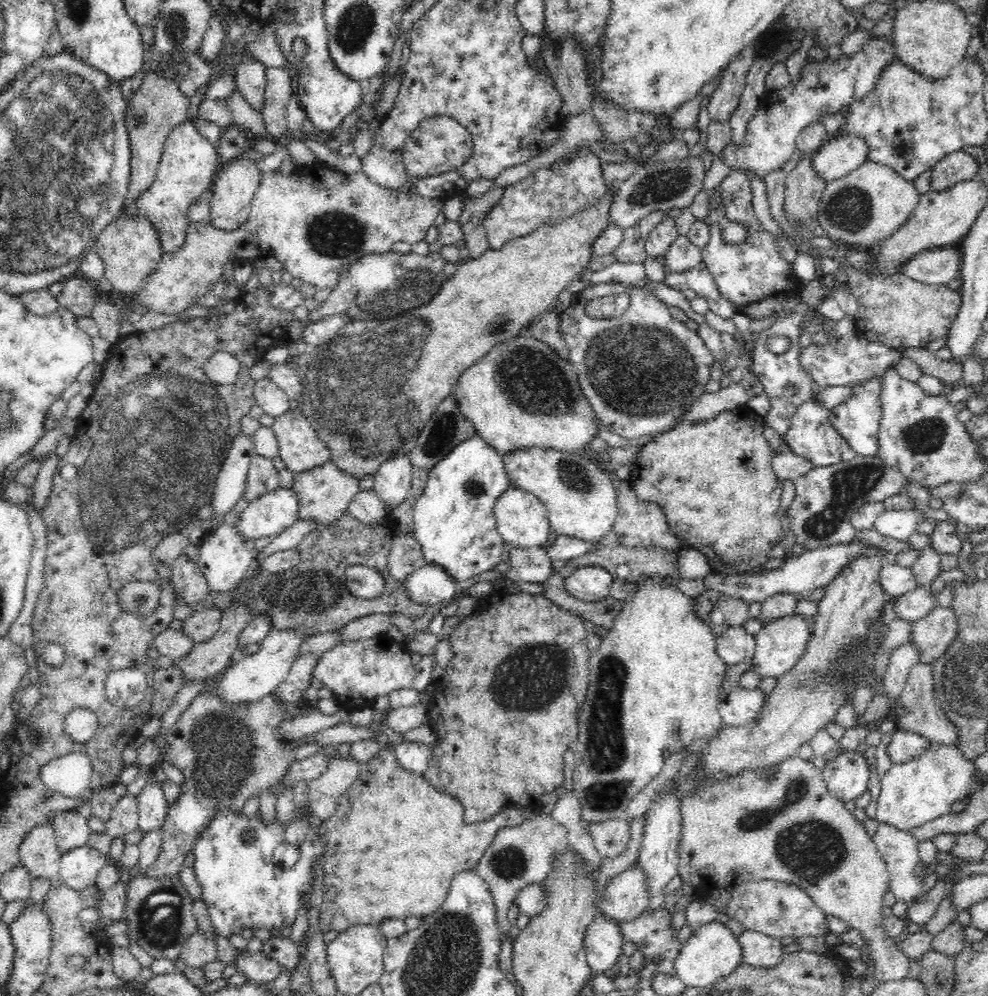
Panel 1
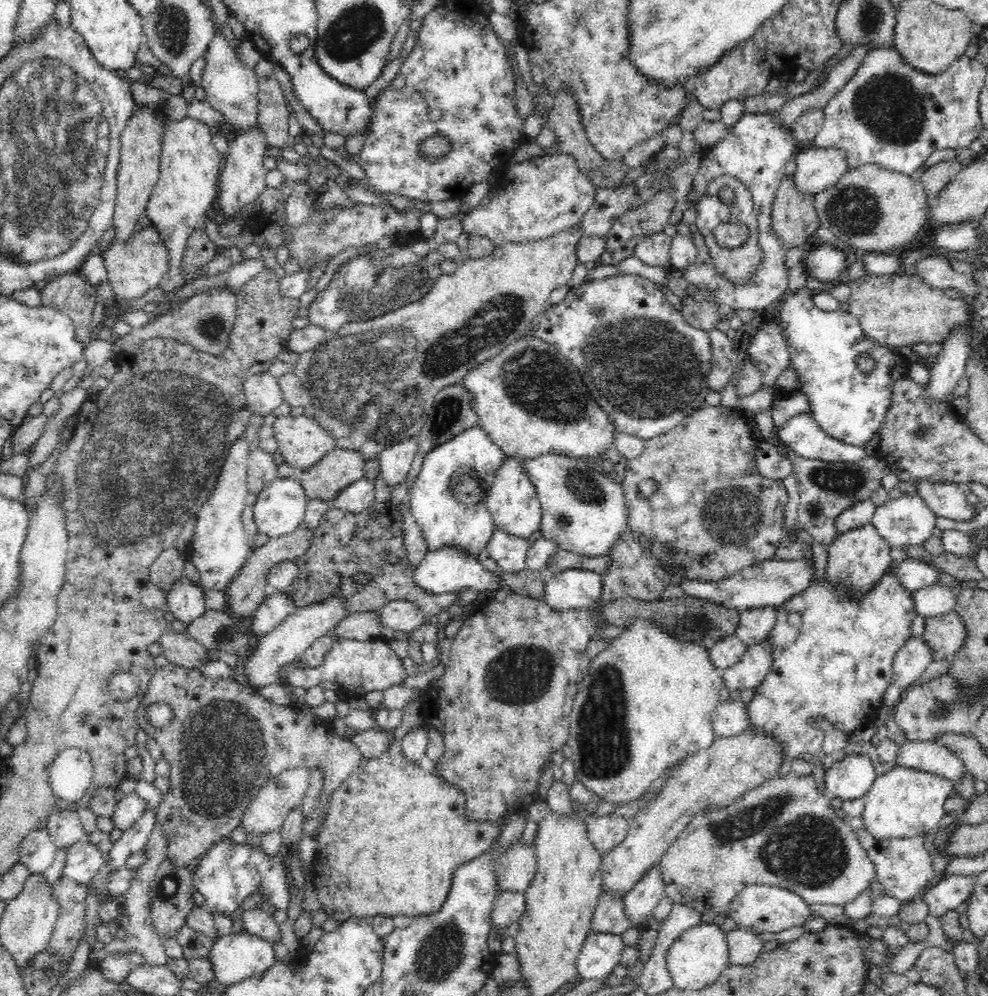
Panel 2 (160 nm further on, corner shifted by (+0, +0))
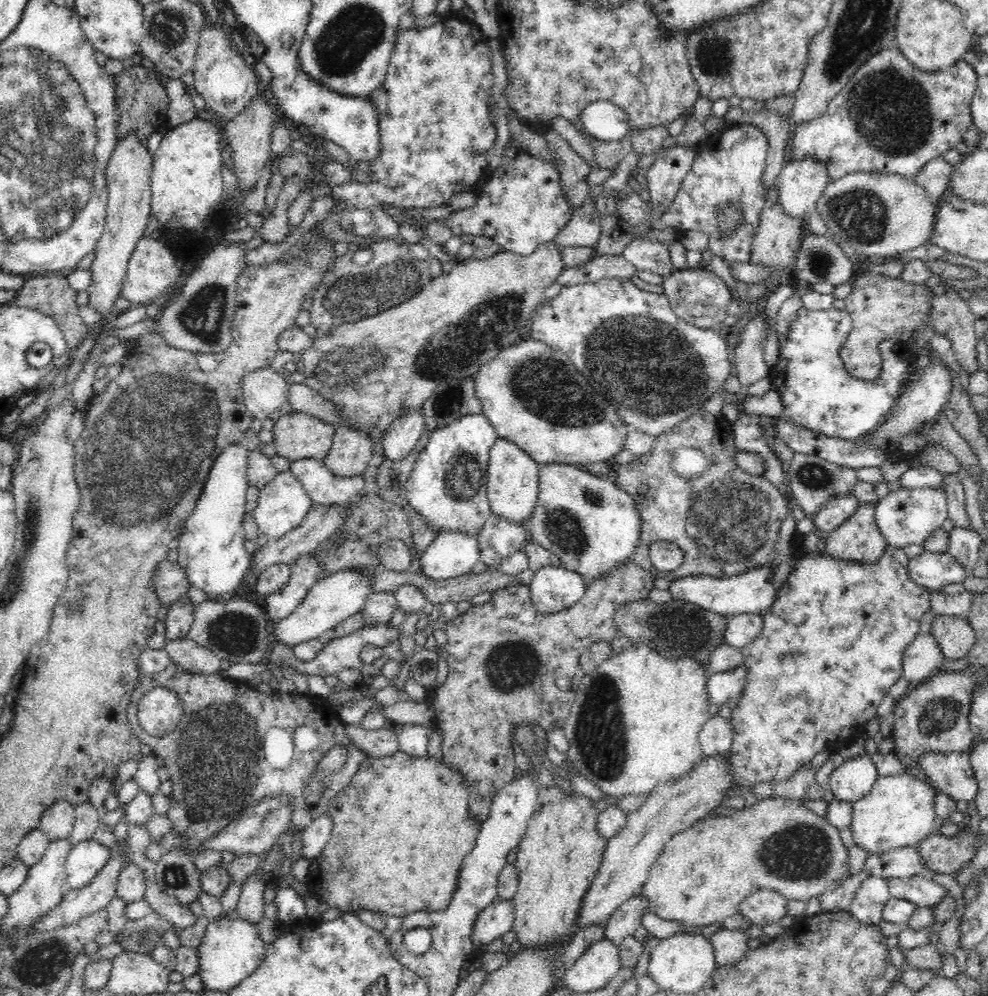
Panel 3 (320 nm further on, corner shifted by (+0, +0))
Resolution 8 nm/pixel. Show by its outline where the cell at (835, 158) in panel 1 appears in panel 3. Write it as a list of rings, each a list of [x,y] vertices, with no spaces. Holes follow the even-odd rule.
[[[812,156],[789,160],[777,178],[777,202],[786,215],[798,219],[807,219],[831,182],[826,164]]]

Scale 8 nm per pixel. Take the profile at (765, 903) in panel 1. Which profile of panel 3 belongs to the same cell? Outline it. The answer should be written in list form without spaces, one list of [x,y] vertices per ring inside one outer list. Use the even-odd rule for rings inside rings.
[[[753,890],[742,904],[739,904],[739,913],[743,915],[744,921],[750,924],[772,924],[780,922],[780,919],[786,916],[788,901],[788,898],[773,890]]]

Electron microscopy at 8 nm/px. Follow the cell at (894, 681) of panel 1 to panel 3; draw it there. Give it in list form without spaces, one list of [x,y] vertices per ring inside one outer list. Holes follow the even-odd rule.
[[[920,633],[908,645],[903,659],[903,678],[912,685],[918,686],[933,674],[942,670],[946,664],[938,640],[932,633]]]

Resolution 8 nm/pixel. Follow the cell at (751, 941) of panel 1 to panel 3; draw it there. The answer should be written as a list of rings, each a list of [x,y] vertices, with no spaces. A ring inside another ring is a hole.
[[[744,921],[738,930],[727,930],[723,928],[710,938],[710,944],[714,947],[716,964],[720,966],[733,965],[745,955],[745,952],[749,949],[747,943],[750,939],[747,934],[749,928],[750,923]]]

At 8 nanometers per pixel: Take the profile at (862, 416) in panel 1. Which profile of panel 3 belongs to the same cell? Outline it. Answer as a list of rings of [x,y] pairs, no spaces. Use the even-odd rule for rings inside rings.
[[[801,308],[796,319],[791,324],[787,339],[780,347],[780,358],[777,365],[769,370],[773,389],[780,395],[783,409],[778,420],[791,420],[794,424],[821,431],[830,438],[856,441],[868,430],[874,429],[880,420],[890,412],[902,386],[908,385],[911,377],[918,374],[916,357],[906,342],[896,342],[884,339],[879,346],[882,356],[882,367],[878,378],[860,380],[841,368],[839,350],[852,329],[852,317],[846,310],[810,310]]]

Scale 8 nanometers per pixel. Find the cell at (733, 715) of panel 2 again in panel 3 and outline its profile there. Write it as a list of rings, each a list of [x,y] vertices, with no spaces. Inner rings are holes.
[[[716,715],[711,717],[700,732],[698,740],[704,757],[728,753],[734,738],[731,720]]]

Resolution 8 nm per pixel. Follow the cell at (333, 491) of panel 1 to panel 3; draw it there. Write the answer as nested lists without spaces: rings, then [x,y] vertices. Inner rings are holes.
[[[337,426],[329,454],[323,461],[338,476],[362,475],[374,452],[375,440],[354,426]]]

